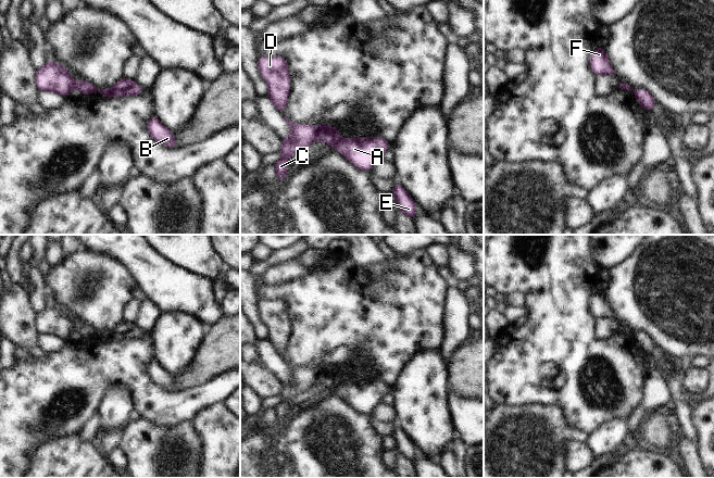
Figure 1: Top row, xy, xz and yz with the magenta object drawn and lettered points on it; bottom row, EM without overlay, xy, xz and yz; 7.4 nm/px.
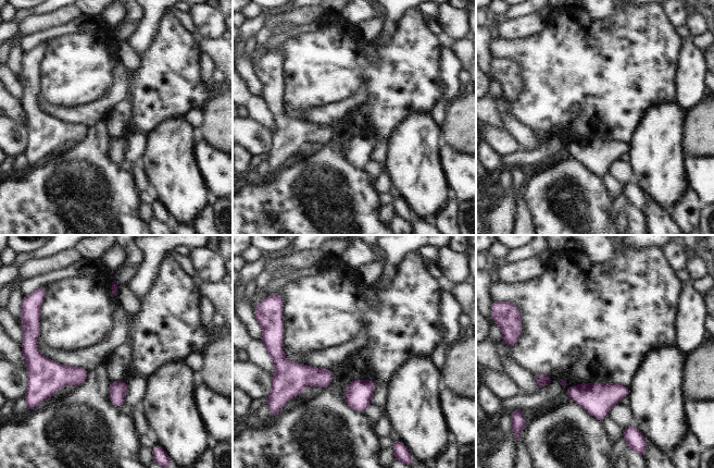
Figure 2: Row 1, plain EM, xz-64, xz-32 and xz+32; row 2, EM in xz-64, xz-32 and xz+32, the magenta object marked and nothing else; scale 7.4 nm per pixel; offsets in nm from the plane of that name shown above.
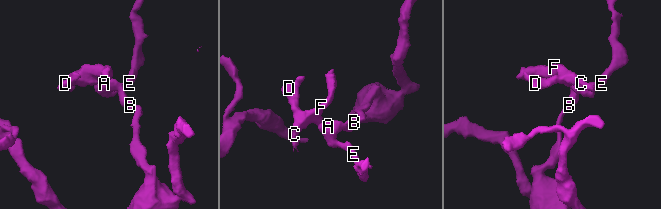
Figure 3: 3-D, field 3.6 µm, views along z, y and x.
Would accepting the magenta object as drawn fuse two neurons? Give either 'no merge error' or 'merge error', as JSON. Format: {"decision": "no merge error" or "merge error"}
{"decision": "merge error"}

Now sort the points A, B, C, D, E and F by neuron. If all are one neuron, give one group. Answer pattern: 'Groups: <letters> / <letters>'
Groups: A B E / C D F.

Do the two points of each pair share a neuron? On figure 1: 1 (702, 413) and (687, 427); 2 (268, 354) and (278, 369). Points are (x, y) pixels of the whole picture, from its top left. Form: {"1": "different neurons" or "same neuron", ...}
{"1": "different neurons", "2": "same neuron"}

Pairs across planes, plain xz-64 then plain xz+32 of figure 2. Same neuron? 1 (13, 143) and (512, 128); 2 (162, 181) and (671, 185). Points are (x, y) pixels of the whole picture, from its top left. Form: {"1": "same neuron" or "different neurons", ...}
{"1": "different neurons", "2": "same neuron"}

